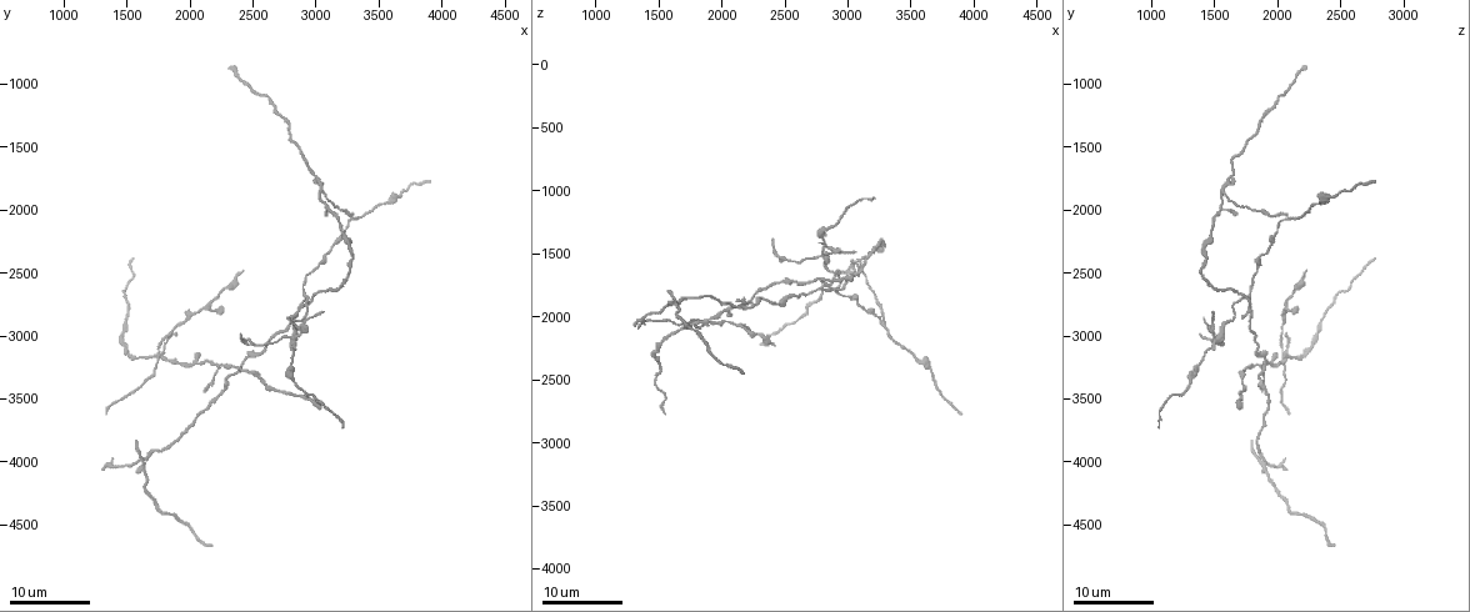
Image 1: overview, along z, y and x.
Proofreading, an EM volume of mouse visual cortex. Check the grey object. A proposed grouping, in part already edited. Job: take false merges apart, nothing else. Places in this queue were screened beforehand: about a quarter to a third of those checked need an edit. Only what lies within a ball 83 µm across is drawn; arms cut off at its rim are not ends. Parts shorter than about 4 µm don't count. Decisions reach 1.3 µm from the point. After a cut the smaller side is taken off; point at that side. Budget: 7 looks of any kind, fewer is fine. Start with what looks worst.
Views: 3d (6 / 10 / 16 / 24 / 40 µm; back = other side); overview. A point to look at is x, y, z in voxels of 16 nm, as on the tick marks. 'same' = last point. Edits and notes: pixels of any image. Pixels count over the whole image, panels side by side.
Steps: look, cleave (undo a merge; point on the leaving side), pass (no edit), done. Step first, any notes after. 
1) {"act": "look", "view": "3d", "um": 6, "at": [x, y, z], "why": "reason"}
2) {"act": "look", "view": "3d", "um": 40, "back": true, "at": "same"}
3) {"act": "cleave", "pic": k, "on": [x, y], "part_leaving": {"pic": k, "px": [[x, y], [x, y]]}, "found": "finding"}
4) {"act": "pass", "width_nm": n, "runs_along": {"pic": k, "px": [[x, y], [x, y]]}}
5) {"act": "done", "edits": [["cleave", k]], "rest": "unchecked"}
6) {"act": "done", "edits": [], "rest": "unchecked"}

{"act": "look", "view": "3d", "um": 24, "at": [1620, 3980, 1880], "why": "small branch off a trunk"}

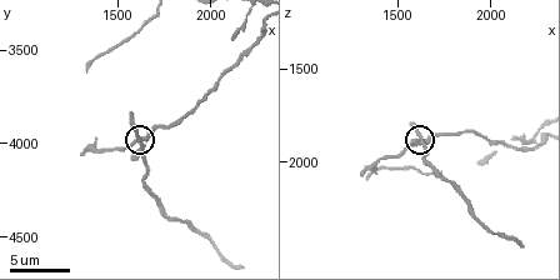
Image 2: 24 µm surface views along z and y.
{"act": "look", "view": "3d", "um": 10, "at": "same"}

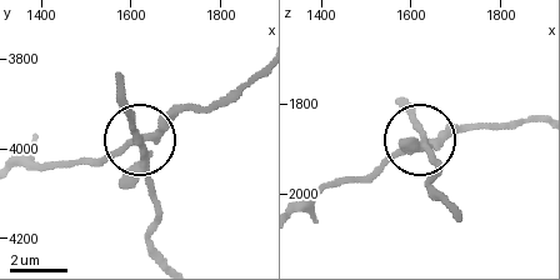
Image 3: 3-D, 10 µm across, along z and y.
{"act": "cleave", "pic": 3, "on": [155, 201], "side_arm_um": 7, "part_leaving": {"pic": 3, "px": [[146, 166], [159, 256]]}, "found": "a second cell is stuck on"}

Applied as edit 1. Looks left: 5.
{"act": "look", "view": "overview", "why": "redraw"}

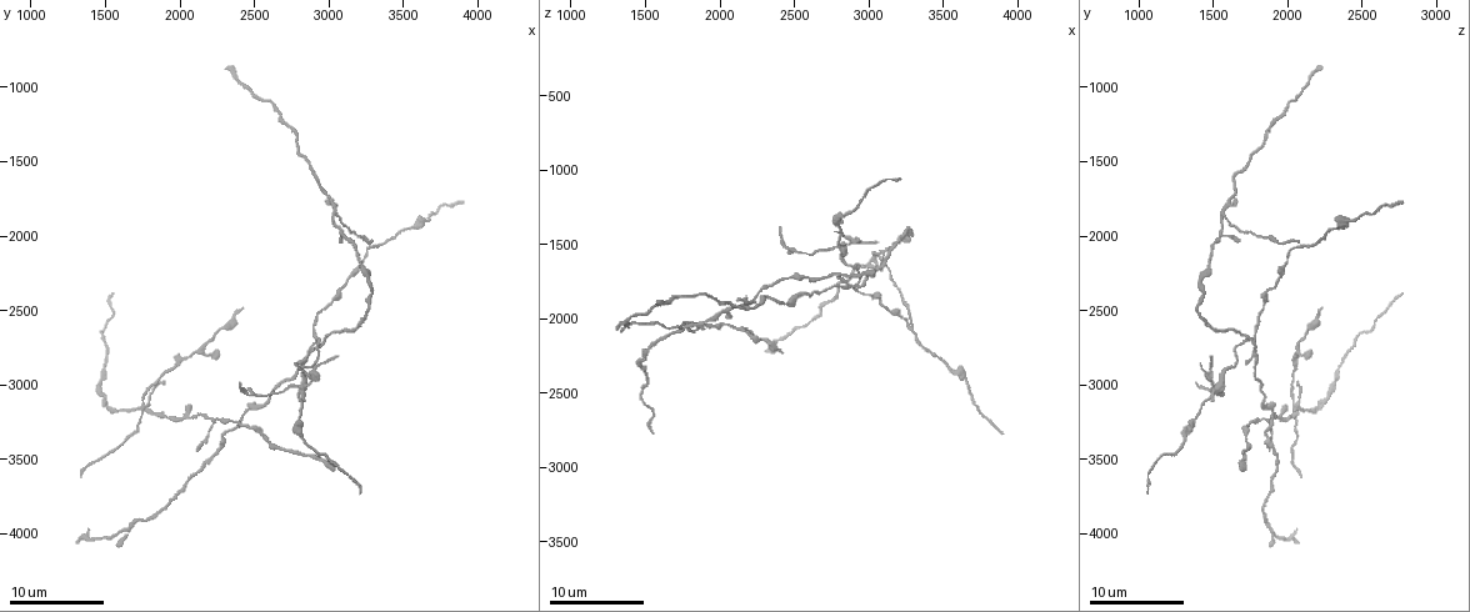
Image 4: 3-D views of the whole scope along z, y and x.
{"act": "look", "view": "3d", "um": 16, "at": [1760, 3160, 2060], "why": "looks like a crossing"}

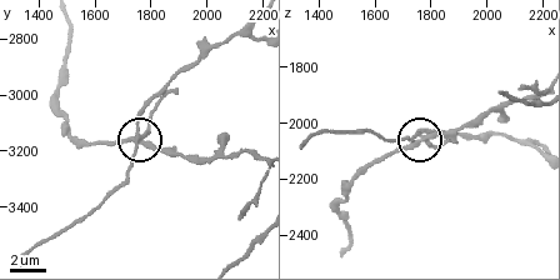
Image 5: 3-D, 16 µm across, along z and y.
{"act": "look", "view": "3d", "um": 6, "at": "same"}

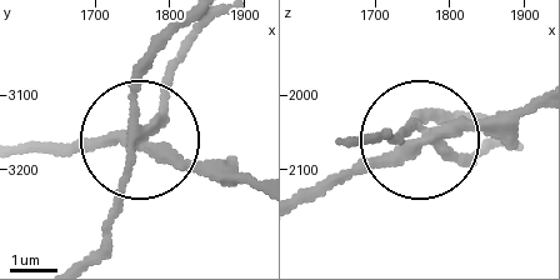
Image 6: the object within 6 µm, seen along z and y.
{"act": "cleave", "pic": 6, "on": [145, 66], "width_nm": 230, "part_leaving": {"pic": 6, "px": [[143, 131], [194, 28]]}, "found": "two cells meet here"}

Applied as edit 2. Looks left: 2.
{"act": "done", "edits": [["cleave", 3], ["cleave", 6]], "rest": "unchecked"}

